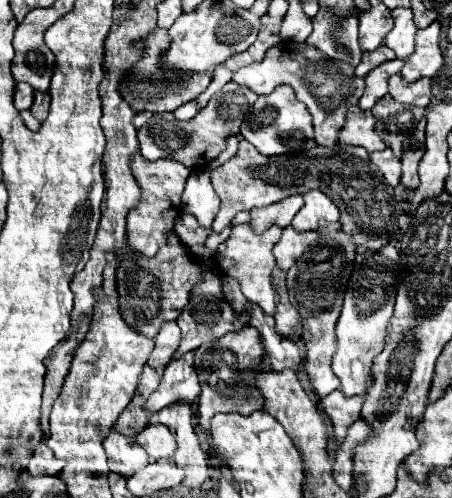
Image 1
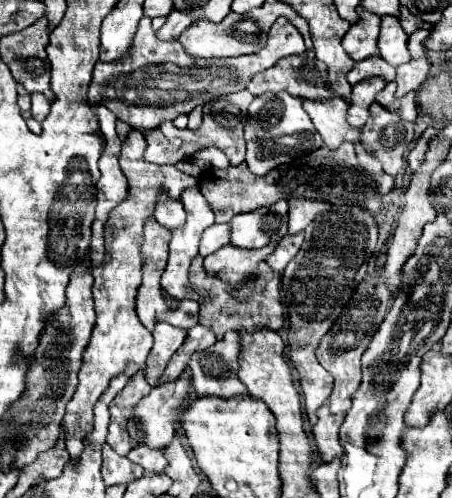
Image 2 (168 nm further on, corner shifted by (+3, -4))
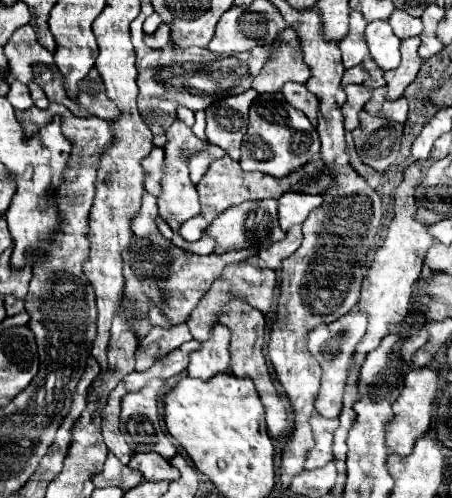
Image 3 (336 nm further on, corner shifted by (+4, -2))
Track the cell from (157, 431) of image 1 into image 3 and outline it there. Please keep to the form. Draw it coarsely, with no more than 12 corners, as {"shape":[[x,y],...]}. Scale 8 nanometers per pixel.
{"shape":[[135,454],[129,468],[147,482],[173,482],[179,478],[165,458]]}

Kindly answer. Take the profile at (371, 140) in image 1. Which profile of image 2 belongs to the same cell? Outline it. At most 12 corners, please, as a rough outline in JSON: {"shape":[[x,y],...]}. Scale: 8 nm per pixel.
{"shape":[[344,98],[304,100],[324,144],[336,150],[360,142],[362,130],[346,122]]}

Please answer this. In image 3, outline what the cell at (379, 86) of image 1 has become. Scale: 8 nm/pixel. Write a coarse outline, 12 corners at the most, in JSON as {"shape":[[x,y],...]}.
{"shape":[[347,86],[341,106],[345,130],[359,126],[359,112],[371,98],[365,86]]}

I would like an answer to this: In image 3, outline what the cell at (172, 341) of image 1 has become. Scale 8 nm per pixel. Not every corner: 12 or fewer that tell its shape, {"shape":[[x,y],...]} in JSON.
{"shape":[[187,324],[151,328],[135,350],[135,370],[191,340]]}

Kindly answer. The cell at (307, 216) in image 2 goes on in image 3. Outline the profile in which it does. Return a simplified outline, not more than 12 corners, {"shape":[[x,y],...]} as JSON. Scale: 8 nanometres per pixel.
{"shape":[[283,194],[279,226],[289,230],[303,224],[309,212],[319,208],[321,196]]}

